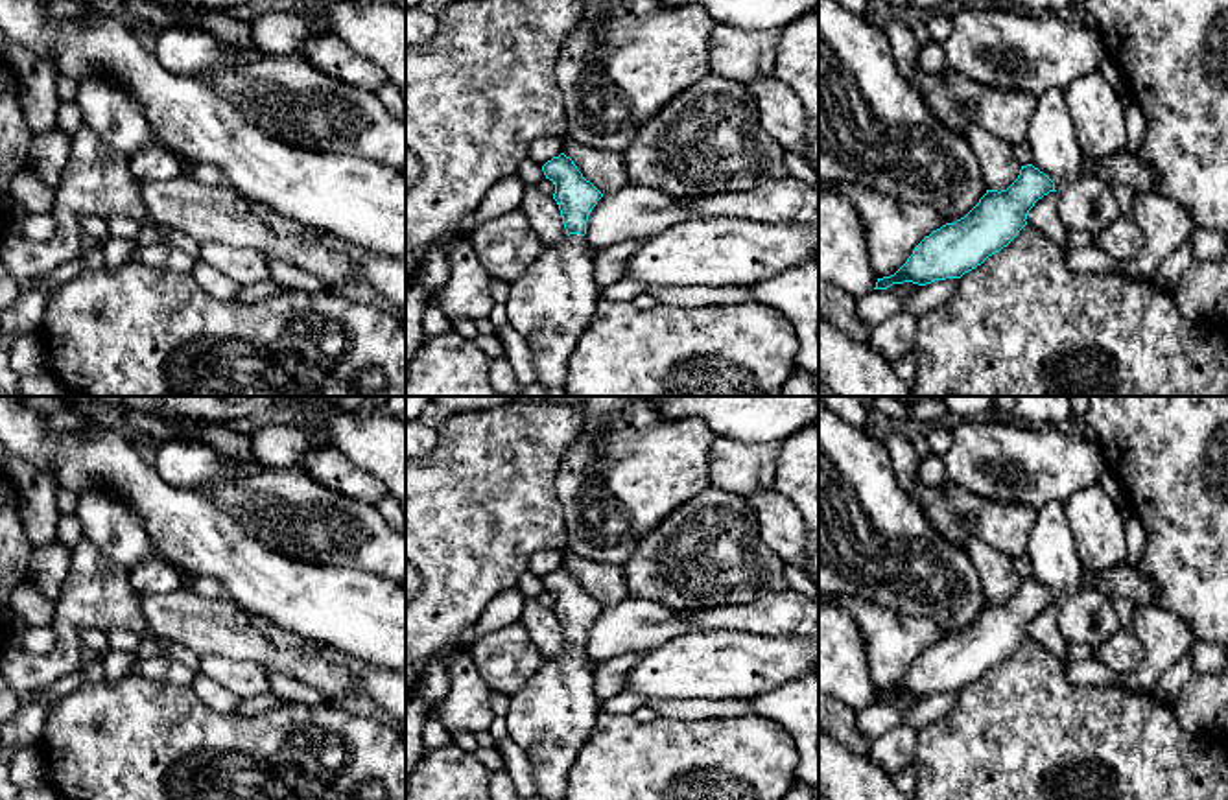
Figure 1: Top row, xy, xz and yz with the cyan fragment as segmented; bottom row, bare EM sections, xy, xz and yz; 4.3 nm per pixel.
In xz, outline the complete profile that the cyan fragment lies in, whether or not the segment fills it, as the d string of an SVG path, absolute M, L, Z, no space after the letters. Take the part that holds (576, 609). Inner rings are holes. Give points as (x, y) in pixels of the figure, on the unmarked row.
M561 566L542 579L555 595L566 653L546 658L542 669L509 695L509 737L527 754L537 794L564 800L575 756L601 713L594 691L594 664L586 658L586 634L603 606Z

